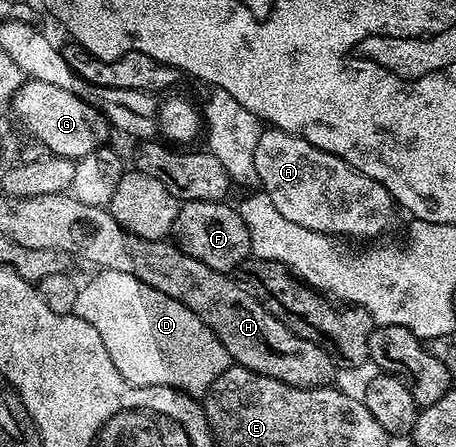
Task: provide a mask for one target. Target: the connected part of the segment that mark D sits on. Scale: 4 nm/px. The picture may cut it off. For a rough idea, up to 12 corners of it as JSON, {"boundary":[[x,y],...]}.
{"boundary":[[99,270],[77,317],[118,375],[203,395],[230,358],[182,303]]}

